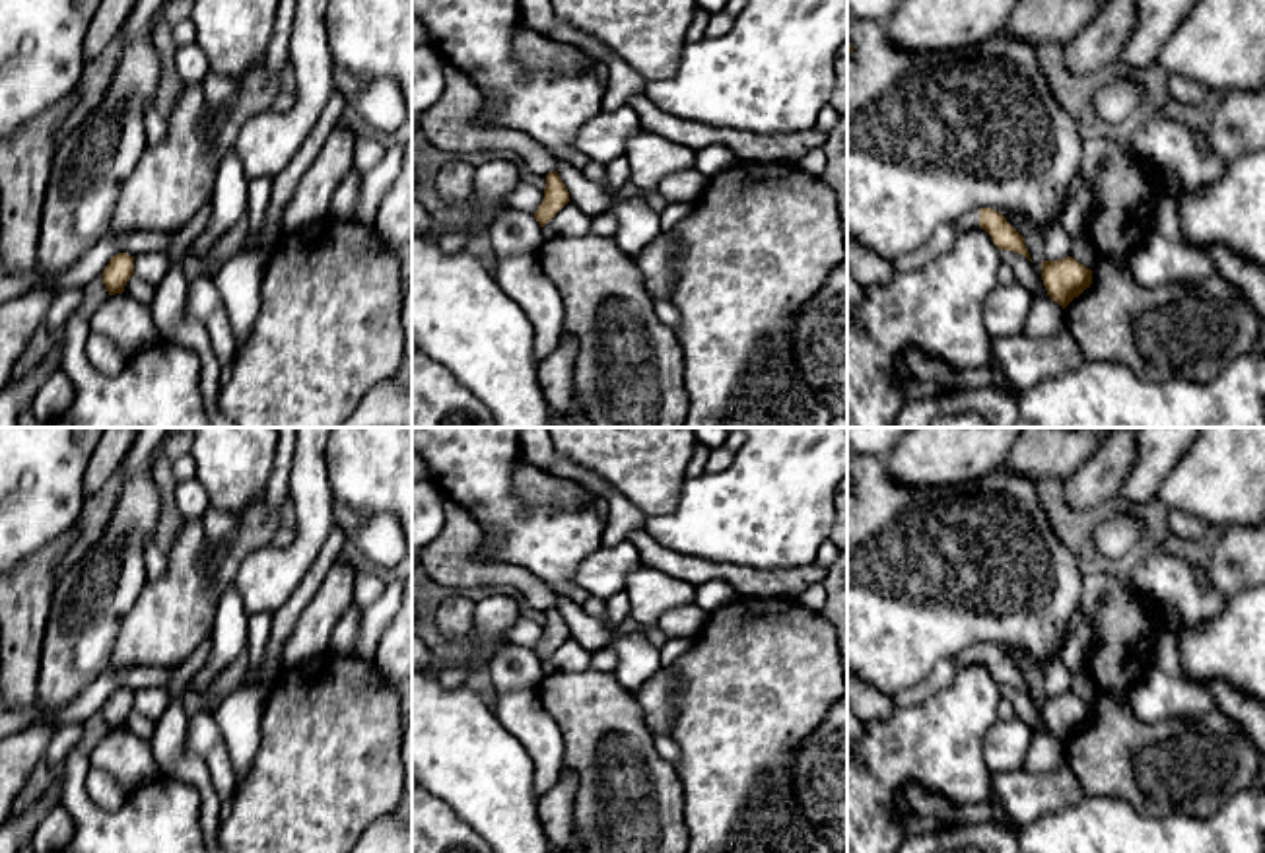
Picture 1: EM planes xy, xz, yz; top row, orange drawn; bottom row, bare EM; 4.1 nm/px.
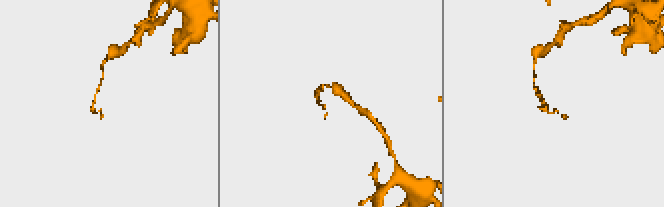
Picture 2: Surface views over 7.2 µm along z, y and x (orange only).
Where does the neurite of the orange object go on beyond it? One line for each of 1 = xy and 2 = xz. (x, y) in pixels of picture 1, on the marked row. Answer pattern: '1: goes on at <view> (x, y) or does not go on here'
1: does not go on here
2: does not go on here

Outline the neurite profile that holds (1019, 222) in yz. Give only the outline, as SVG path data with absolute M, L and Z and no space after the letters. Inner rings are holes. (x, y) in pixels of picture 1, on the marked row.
M997 210L1007 218L1007 222L1024 237L1026 233L1045 233L1053 223L1057 223L1059 216L1045 218L1042 223L1030 222L1024 214L1012 214L1005 210Z

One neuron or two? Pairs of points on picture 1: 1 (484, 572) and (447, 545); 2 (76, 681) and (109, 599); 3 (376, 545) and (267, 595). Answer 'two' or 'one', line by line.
1: one
2: one
3: two

